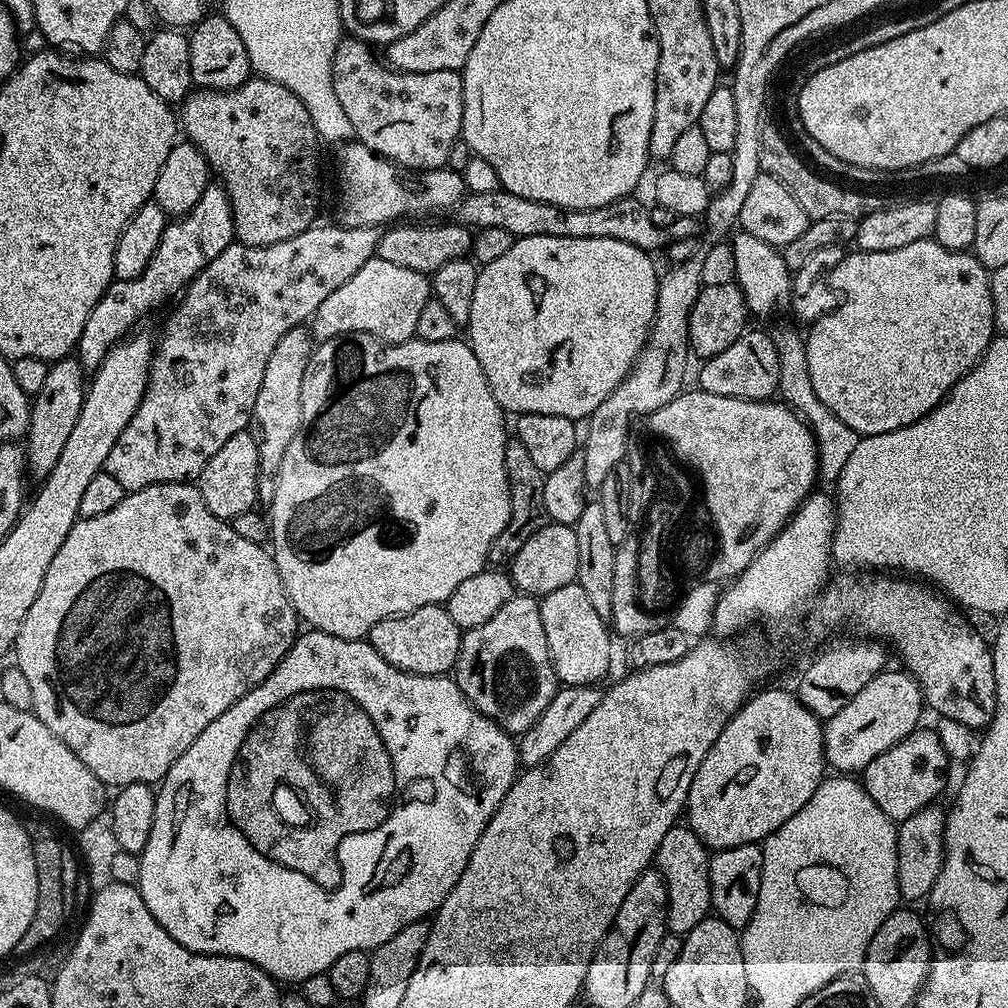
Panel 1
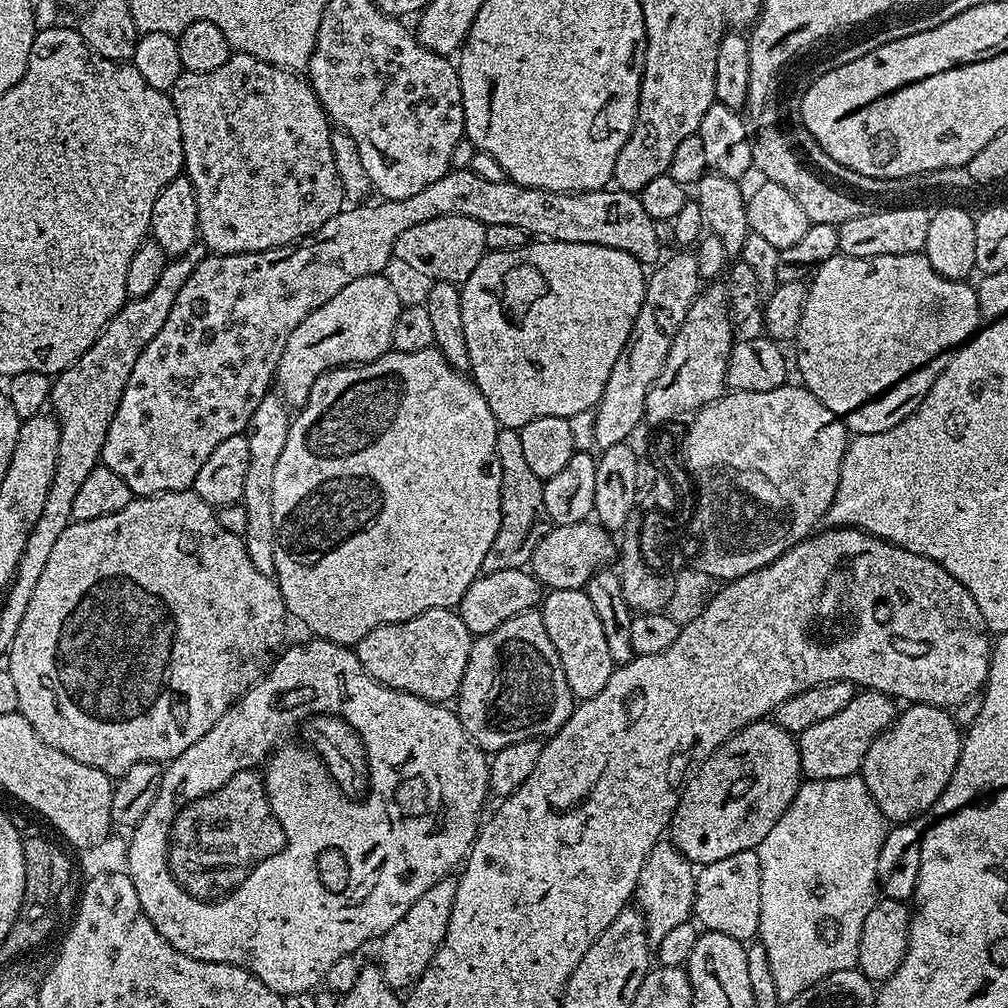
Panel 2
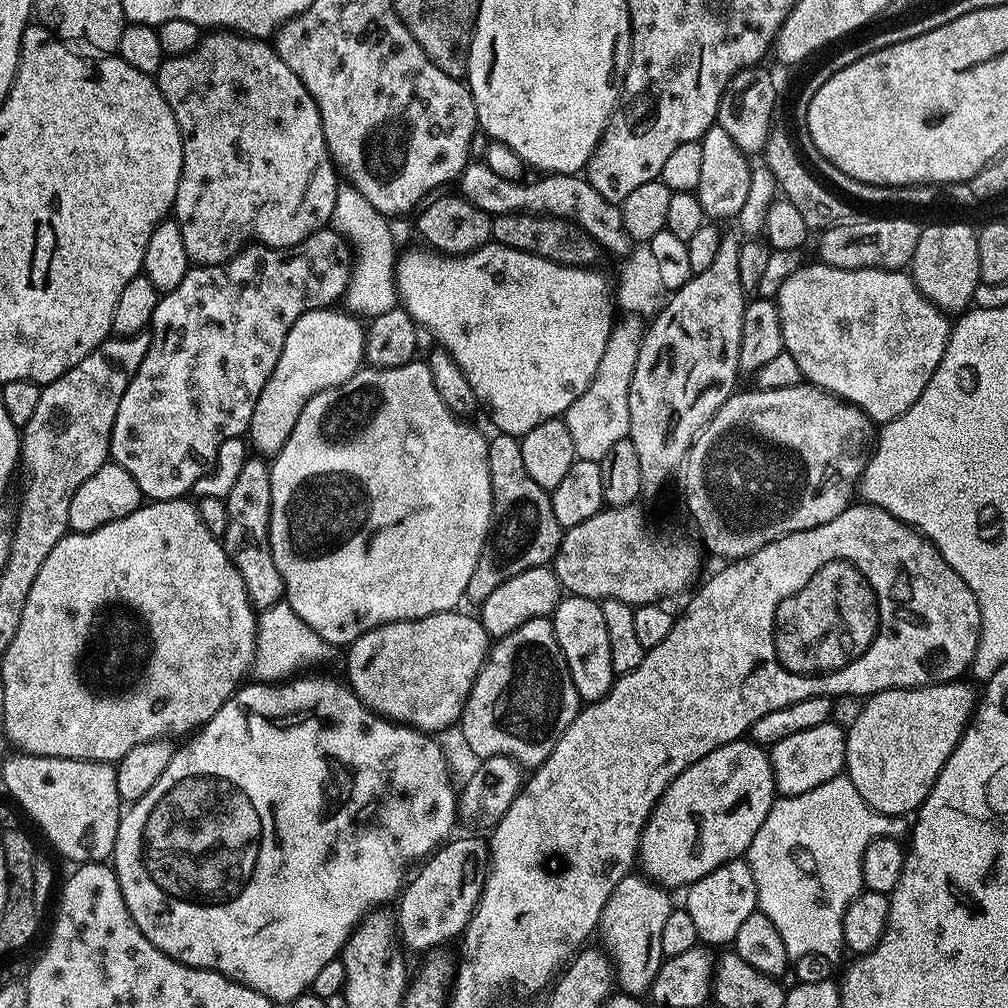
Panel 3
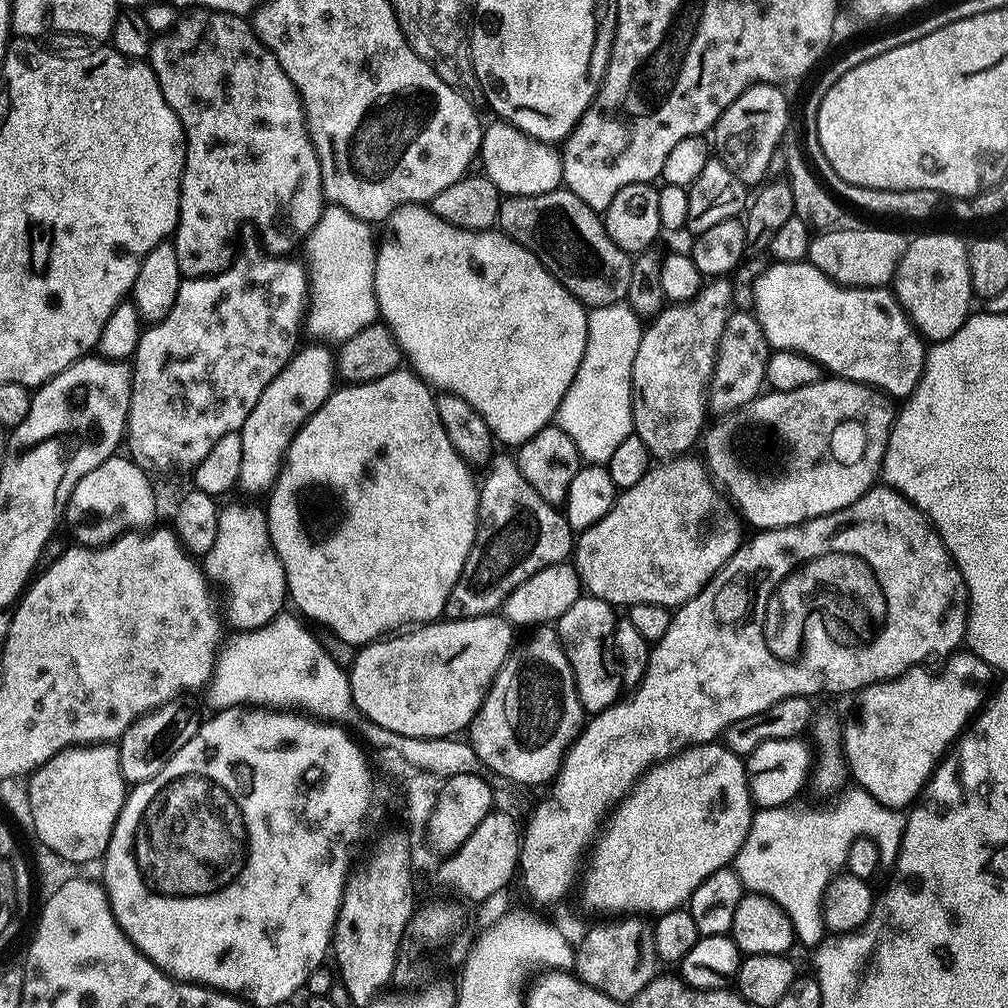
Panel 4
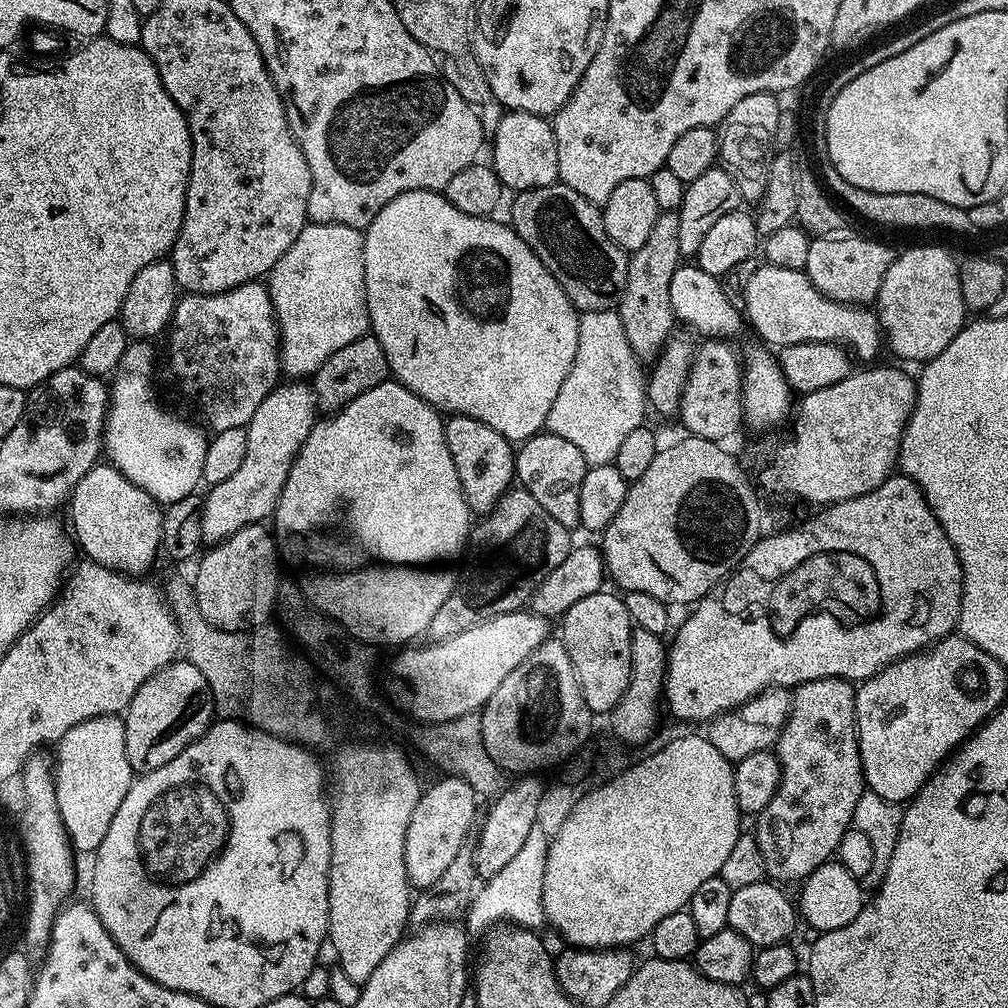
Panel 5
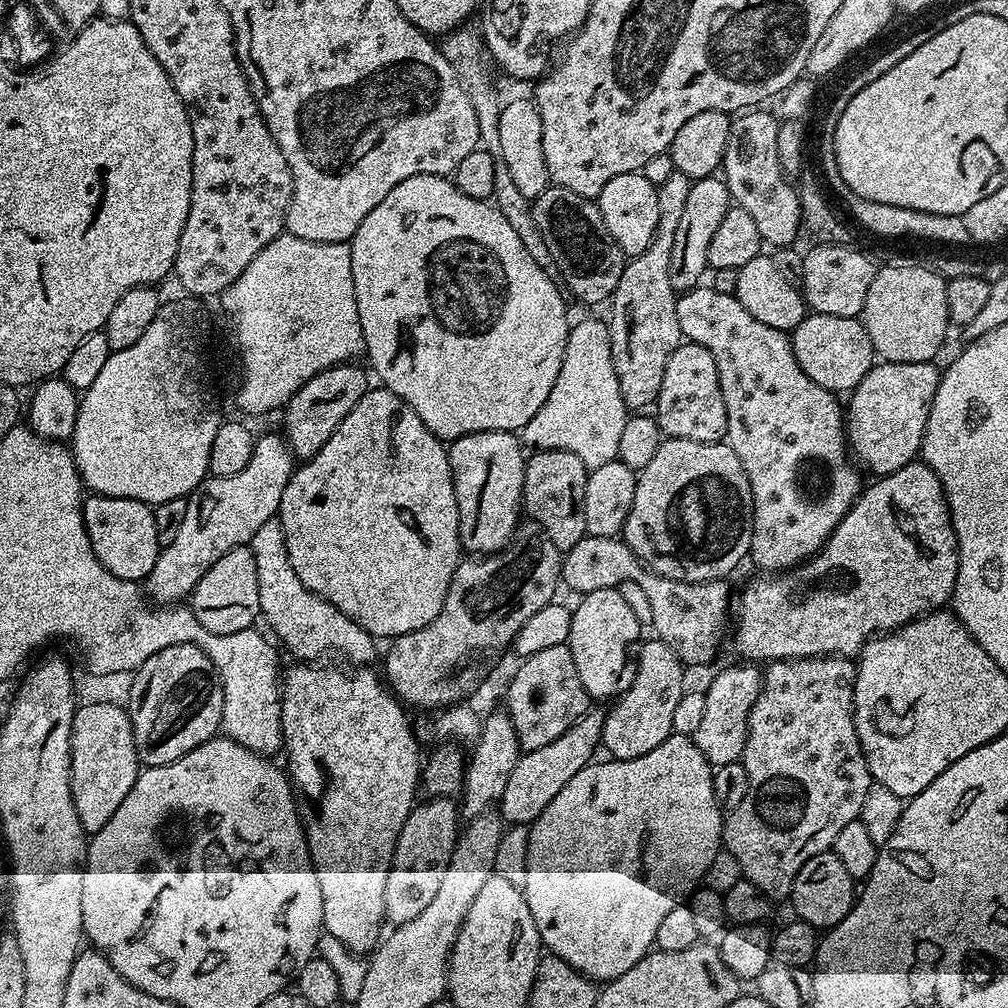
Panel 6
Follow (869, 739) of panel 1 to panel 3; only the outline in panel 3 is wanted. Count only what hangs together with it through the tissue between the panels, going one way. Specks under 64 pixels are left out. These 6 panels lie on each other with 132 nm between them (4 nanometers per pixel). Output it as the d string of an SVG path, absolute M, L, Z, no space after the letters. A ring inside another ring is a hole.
M829 722L810 730L798 730L798 734L790 734L790 738L782 738L771 745L772 773L776 778L777 793L780 796L806 794L806 790L814 790L814 786L822 786L841 775L845 771L847 741L845 729L839 728L836 722Z

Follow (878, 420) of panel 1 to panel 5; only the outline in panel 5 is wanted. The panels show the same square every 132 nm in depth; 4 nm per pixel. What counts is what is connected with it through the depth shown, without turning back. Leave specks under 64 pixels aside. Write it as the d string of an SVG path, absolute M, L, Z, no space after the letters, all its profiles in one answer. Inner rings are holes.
M765 263L763 266L757 267L754 278L750 278L750 282L744 287L742 299L744 299L744 304L742 303L743 315L746 317L747 323L748 320L752 323L753 330L765 340L761 340L765 345L776 344L775 347L781 349L798 342L843 344L857 361L868 360L864 362L875 361L872 359L879 354L880 344L882 348L879 315L868 306L839 304L836 300L826 298L826 294L819 292L814 286L814 282L810 282L805 271L786 270L782 266Z

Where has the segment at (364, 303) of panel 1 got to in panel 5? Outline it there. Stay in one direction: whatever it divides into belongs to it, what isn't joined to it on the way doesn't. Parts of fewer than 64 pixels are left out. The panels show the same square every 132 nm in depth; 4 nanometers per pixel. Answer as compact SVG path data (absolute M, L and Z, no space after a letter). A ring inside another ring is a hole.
M292 378L277 383L272 392L262 398L262 406L254 410L254 418L250 418L247 426L246 459L241 468L226 478L226 482L211 485L204 496L202 538L205 545L220 544L230 538L230 534L267 521L267 516L269 519L275 513L290 466L296 461L296 455L302 450L317 419L316 395L311 383L303 379Z

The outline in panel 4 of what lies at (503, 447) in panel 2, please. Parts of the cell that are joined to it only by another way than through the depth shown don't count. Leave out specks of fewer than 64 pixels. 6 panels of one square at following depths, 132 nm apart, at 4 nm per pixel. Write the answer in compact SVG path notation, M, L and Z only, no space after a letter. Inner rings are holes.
M499 452L486 465L489 476L478 484L480 520L476 523L476 541L444 607L449 620L493 615L526 578L546 566L565 563L574 552L574 533L563 511L547 504L542 494L526 482L515 455Z

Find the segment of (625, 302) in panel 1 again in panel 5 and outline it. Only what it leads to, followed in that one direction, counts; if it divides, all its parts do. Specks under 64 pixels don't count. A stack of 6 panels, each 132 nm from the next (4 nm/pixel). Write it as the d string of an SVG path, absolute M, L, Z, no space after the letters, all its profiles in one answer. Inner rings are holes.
M410 190L398 194L398 198L386 202L386 206L378 210L374 222L370 222L363 233L368 323L371 335L382 342L389 373L441 413L474 418L490 426L490 430L498 430L498 434L510 442L529 440L541 431L547 425L550 406L554 406L554 398L558 398L562 382L566 382L566 374L570 374L570 366L574 366L574 354L578 354L580 313L554 274L546 270L538 254L534 254L534 250L530 250L530 246L526 246L526 242L522 242L522 238L518 238L516 231L507 223L499 224L496 218L462 214L462 210L451 204L440 190Z

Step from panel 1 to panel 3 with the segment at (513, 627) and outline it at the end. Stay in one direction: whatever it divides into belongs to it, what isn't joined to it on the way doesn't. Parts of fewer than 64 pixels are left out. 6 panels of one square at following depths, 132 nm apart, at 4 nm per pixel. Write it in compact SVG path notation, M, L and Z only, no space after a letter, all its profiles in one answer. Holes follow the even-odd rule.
M535 616L491 645L488 658L472 683L468 701L464 704L464 713L458 721L458 729L476 758L508 756L525 769L535 770L554 750L558 738L562 738L566 726L574 722L581 707L580 695L576 693L572 675L568 672L568 663L556 641L551 619Z

